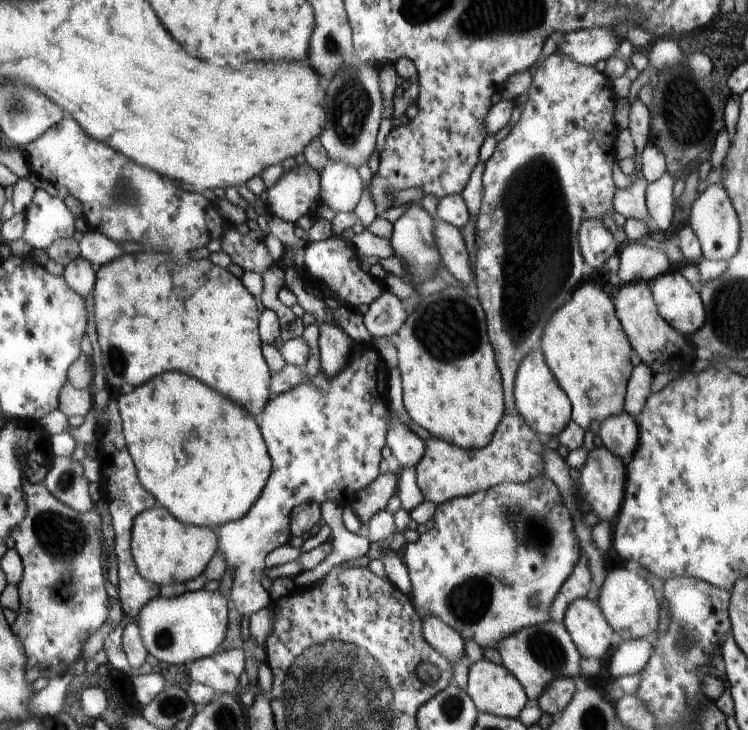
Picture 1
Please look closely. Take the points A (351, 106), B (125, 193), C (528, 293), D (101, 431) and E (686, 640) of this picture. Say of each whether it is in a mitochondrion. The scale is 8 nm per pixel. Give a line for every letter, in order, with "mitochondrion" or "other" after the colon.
A: mitochondrion
B: mitochondrion
C: mitochondrion
D: other
E: mitochondrion

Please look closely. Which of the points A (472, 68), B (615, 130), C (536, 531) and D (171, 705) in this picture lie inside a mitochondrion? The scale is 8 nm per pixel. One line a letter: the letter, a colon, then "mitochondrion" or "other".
A: other
B: other
C: mitochondrion
D: mitochondrion

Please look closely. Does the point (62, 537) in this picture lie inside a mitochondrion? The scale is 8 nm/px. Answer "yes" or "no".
yes

